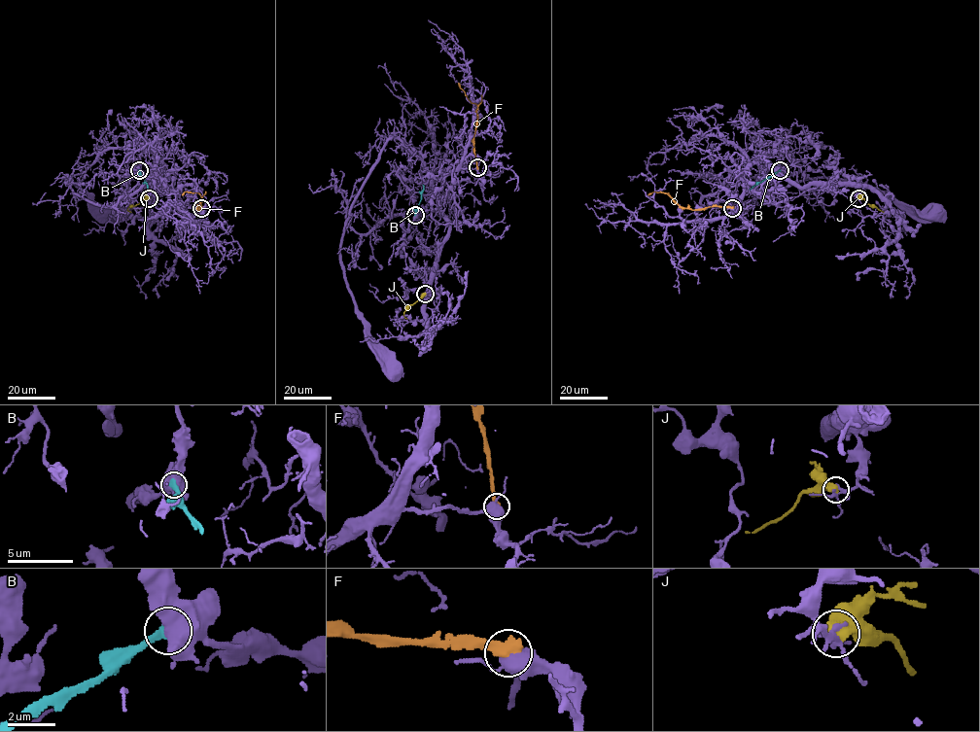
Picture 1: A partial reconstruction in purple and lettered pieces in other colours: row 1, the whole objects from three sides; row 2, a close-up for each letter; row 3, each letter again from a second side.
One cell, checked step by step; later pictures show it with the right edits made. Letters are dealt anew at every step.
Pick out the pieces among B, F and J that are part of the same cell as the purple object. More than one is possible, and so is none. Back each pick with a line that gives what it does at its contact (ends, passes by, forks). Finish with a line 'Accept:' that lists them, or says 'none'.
Accept: none

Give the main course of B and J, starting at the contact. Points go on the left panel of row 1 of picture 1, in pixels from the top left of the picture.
B: (139, 170), (146, 190)
J: (149, 198), (144, 197), (129, 207), (130, 212)

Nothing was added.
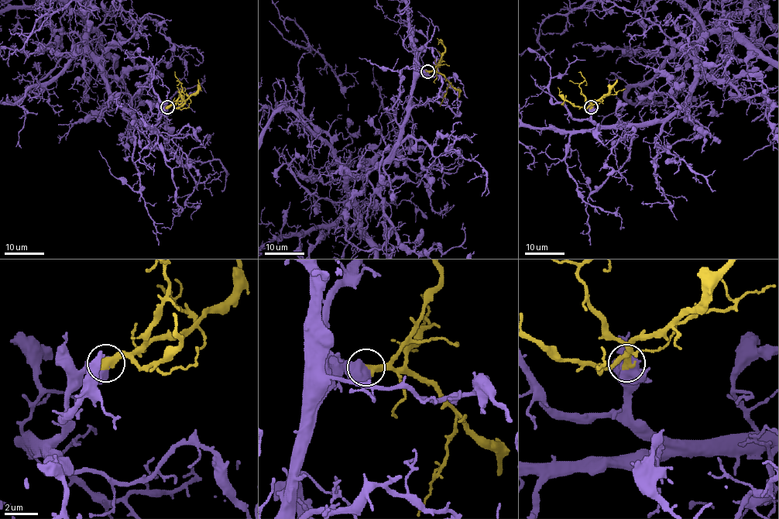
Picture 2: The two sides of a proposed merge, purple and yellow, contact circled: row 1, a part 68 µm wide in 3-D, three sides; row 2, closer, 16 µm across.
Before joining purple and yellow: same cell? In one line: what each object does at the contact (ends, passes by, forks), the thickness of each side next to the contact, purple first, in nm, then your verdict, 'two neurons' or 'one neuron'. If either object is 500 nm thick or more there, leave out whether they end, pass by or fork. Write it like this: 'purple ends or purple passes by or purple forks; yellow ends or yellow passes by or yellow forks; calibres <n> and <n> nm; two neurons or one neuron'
calibres 750 and 500 nm; one neuron

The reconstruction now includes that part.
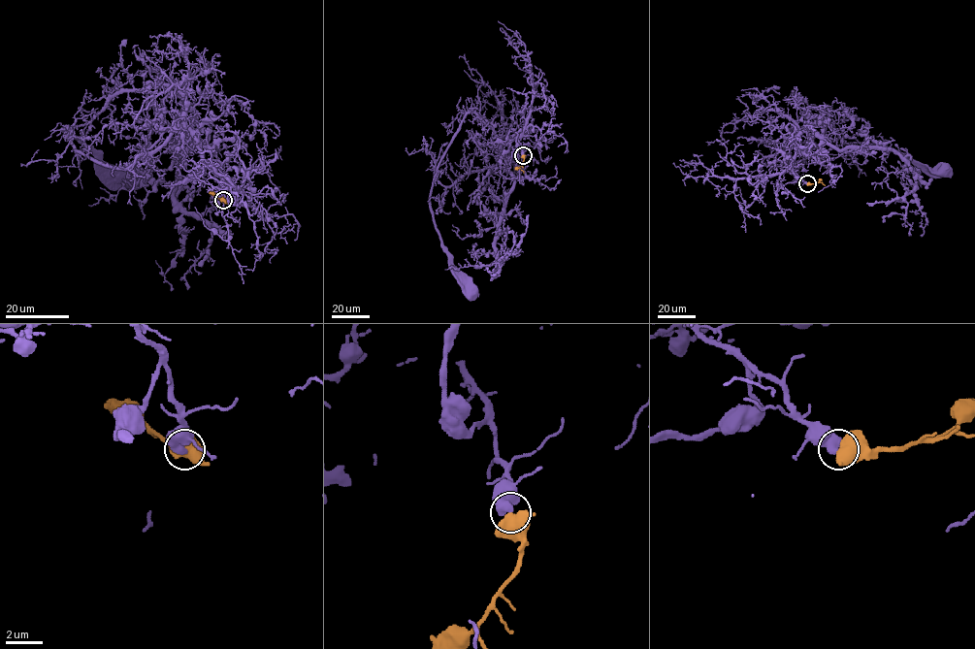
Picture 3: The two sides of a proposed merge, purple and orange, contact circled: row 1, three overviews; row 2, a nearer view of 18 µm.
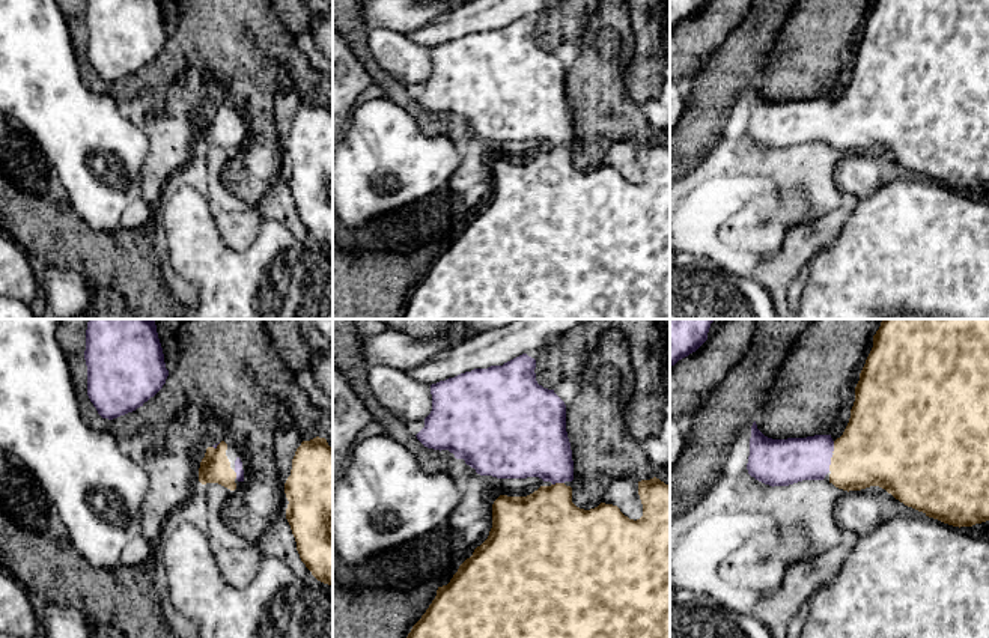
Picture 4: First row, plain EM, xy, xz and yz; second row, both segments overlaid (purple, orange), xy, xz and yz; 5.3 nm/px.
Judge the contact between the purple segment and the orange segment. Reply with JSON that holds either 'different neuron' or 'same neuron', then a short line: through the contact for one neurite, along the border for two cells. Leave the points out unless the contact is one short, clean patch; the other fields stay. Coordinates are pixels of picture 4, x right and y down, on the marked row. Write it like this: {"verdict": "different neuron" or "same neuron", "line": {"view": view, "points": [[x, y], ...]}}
{"verdict": "same neuron", "line": {"view": "yz", "points": [[783, 462], [830, 462], [857, 462], [875, 450]]}}

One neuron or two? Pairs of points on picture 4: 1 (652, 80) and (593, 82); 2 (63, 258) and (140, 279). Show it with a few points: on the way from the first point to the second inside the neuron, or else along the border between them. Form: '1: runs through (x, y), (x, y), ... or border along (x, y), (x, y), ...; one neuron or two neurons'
1: border along (623, 72), (623, 89), (640, 106); two neurons
2: runs through (83, 258), (103, 258), (121, 276); one neuron

